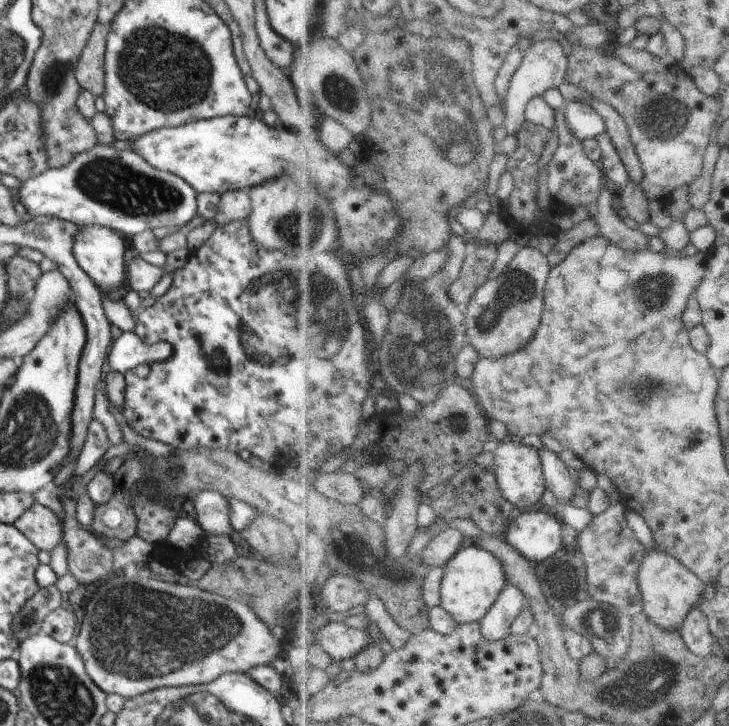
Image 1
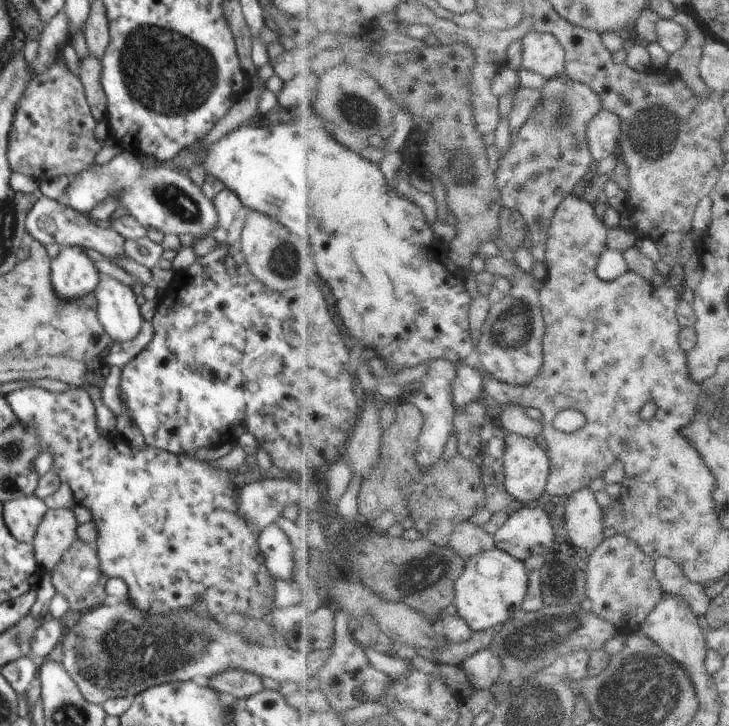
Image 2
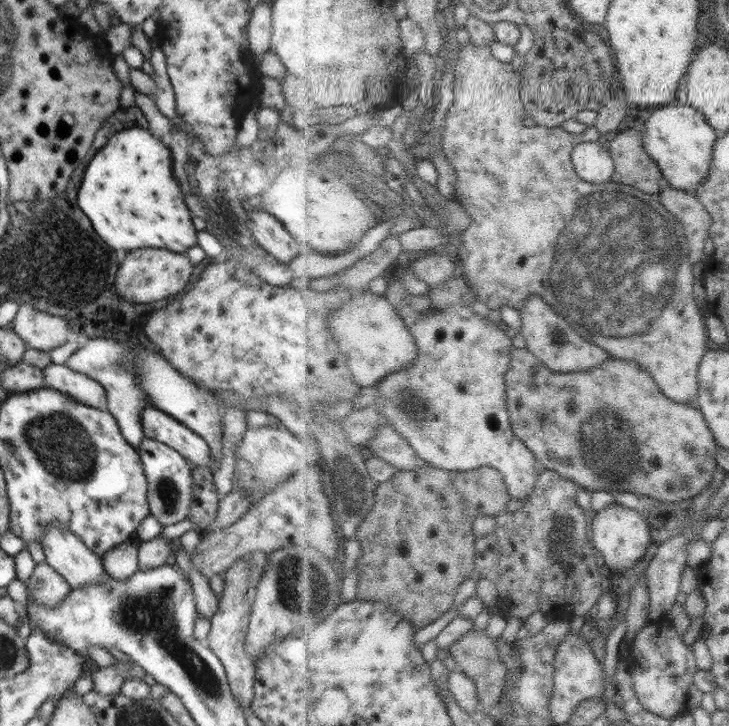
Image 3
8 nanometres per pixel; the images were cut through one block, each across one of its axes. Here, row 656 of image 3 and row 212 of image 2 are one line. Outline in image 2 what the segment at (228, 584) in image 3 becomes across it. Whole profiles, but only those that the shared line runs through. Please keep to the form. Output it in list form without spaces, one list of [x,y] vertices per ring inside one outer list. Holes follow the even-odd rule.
[[[222,190],[212,198],[218,214],[216,228],[206,236],[213,237],[218,244],[238,244],[249,209],[232,190]]]

